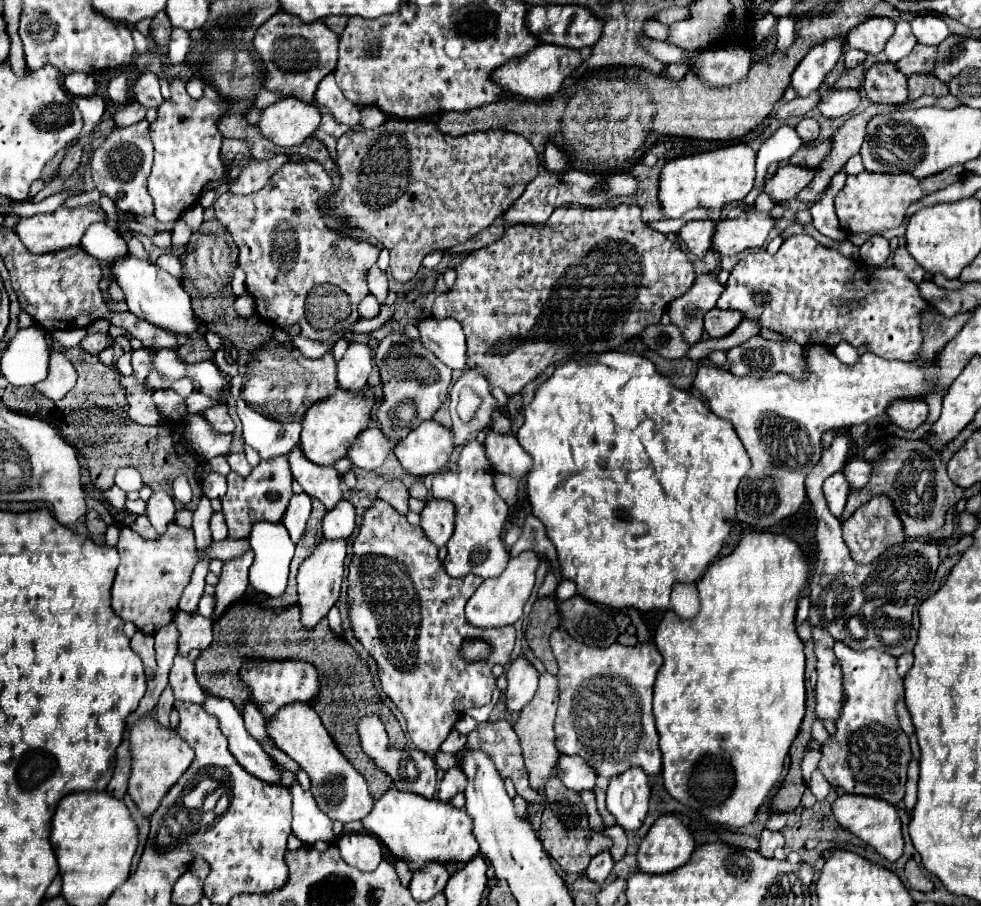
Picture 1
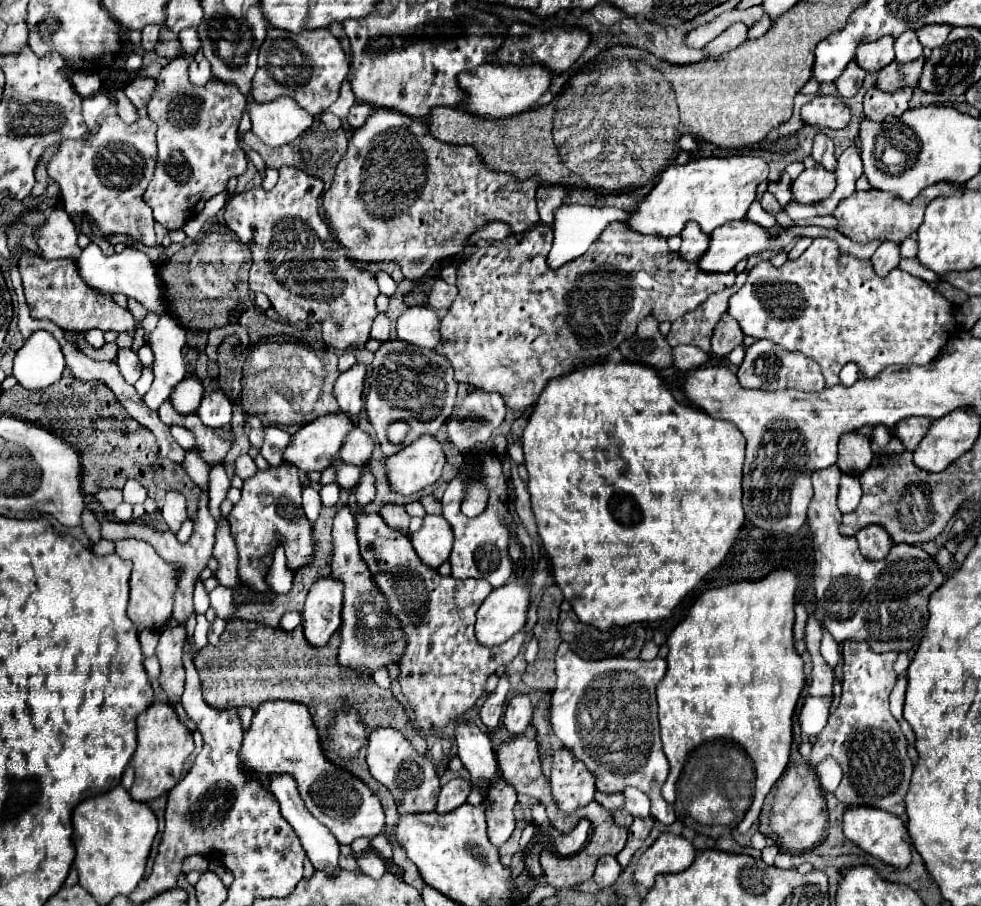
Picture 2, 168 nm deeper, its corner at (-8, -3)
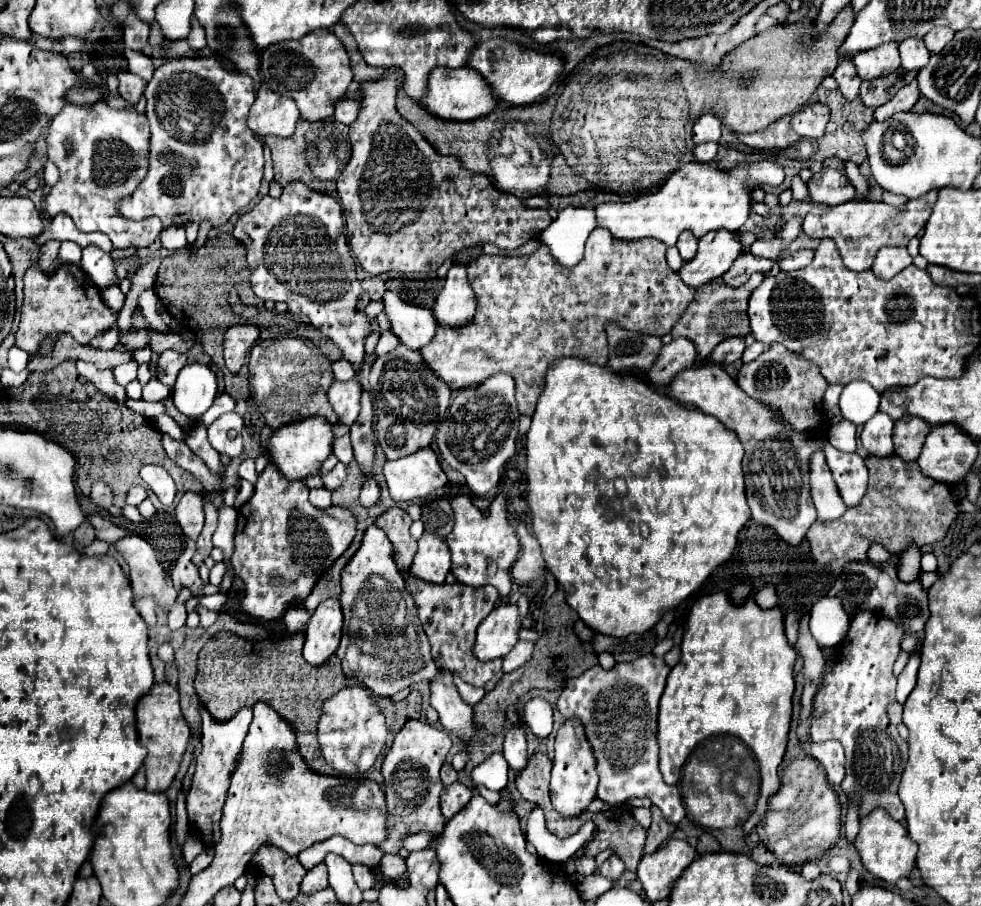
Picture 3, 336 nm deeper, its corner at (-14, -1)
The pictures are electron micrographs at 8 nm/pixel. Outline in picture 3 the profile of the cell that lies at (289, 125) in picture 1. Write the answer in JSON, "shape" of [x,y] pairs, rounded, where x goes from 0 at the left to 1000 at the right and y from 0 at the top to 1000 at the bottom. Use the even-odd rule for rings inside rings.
{"shape":[[[273,96],[263,98],[253,127],[253,140],[261,149],[296,151],[302,145],[304,134],[306,123],[302,120],[302,111],[298,111],[298,107],[279,103]]]}

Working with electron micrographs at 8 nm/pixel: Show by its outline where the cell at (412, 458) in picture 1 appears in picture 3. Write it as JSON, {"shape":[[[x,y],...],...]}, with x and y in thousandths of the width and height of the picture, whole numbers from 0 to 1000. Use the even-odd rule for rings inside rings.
{"shape":[[[426,496],[414,504],[393,509],[391,526],[402,553],[430,551],[455,535],[455,522],[451,520],[446,500],[436,496]]]}

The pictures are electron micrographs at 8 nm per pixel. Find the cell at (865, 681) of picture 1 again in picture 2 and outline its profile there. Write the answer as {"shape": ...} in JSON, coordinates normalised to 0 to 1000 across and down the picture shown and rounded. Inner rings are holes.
{"shape":[[[871,705],[860,708],[858,719],[860,734],[856,776],[846,789],[844,800],[832,811],[826,844],[834,844],[840,836],[850,836],[860,851],[860,858],[850,873],[856,886],[864,891],[893,891],[919,902],[924,897],[922,877],[928,866],[930,840],[924,831],[924,813],[905,783],[905,769],[913,749],[909,734],[915,721],[891,721],[883,708]]]}

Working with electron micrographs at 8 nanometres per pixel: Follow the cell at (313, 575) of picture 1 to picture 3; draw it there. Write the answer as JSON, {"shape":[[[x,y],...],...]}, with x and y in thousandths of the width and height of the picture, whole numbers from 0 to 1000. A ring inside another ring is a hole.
{"shape":[[[345,661],[328,663],[312,690],[310,727],[316,734],[326,734],[338,725],[347,712],[349,672]]]}

